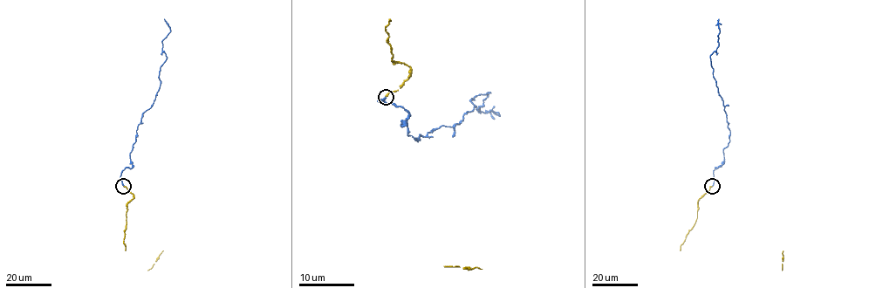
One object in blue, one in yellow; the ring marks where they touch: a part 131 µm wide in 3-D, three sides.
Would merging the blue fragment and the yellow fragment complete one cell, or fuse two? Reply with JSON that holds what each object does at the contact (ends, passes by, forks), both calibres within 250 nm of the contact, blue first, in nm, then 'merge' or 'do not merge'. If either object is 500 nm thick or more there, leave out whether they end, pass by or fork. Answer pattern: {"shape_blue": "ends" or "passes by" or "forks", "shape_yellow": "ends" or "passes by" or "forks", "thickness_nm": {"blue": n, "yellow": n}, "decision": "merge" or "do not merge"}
{"shape_blue": "ends", "shape_yellow": "ends", "thickness_nm": {"blue": 260, "yellow": 200}, "decision": "merge"}

